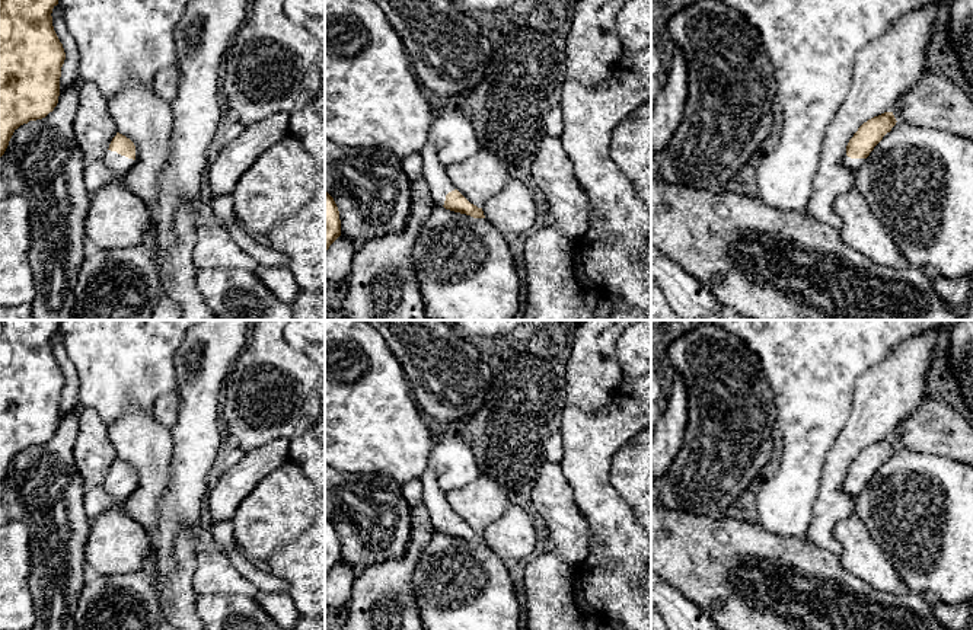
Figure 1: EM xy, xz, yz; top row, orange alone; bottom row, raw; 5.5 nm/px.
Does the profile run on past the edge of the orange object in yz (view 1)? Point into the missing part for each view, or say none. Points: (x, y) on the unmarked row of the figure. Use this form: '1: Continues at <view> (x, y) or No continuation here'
1: Continues at yz (854, 491)

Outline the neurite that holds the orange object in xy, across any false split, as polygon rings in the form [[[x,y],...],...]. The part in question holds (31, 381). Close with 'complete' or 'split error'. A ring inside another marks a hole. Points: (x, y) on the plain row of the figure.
[[[0,320],[0,483],[20,451],[45,444],[58,429],[66,378],[54,356],[51,339],[60,323],[61,320]]]; complete

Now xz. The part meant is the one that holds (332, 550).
[[[325,515],[325,579],[341,562],[339,537],[334,524]]]; complete

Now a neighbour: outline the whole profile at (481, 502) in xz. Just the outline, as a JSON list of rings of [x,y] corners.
[[[485,473],[446,496],[454,514],[478,534],[503,517],[511,505],[507,490]]]

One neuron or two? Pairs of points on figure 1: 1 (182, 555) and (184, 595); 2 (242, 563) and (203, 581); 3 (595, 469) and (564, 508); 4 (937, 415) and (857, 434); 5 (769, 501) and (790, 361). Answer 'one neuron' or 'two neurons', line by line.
1: one neuron
2: two neurons
3: two neurons
4: two neurons
5: one neuron

